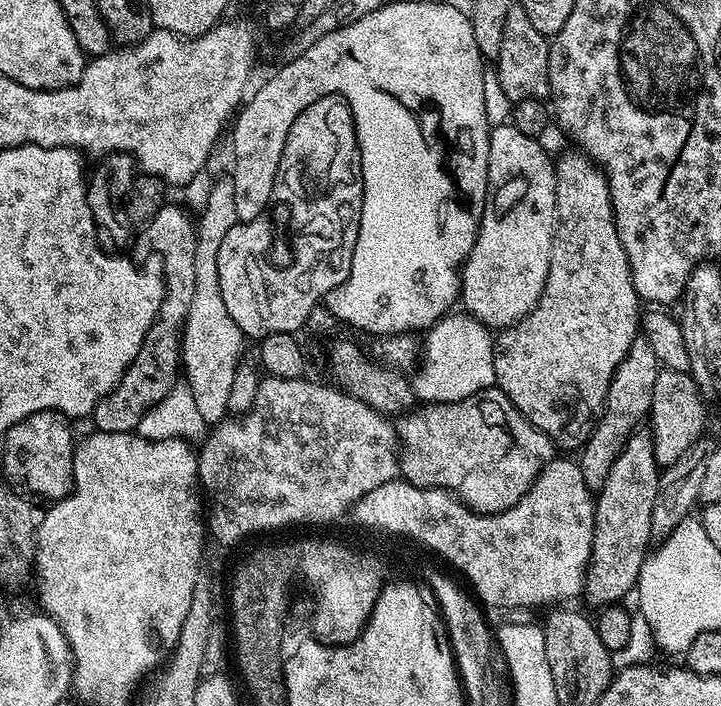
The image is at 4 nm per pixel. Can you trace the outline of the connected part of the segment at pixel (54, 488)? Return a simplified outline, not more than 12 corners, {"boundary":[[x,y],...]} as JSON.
{"boundary":[[42,410],[3,437],[2,472],[47,502],[72,495],[69,417]]}

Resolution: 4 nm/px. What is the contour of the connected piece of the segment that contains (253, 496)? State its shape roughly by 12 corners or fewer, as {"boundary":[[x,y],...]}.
{"boundary":[[265,375],[209,431],[224,544],[328,524],[401,475],[393,421]]}

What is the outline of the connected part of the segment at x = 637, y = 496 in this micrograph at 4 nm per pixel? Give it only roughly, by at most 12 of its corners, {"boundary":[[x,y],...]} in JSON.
{"boundary":[[651,431],[626,442],[598,489],[583,595],[637,587],[661,471]]}

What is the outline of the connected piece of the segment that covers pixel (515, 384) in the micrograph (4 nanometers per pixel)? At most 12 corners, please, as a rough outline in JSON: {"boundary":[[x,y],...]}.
{"boundary":[[555,157],[536,309],[495,387],[579,449],[642,324],[604,169]]}

